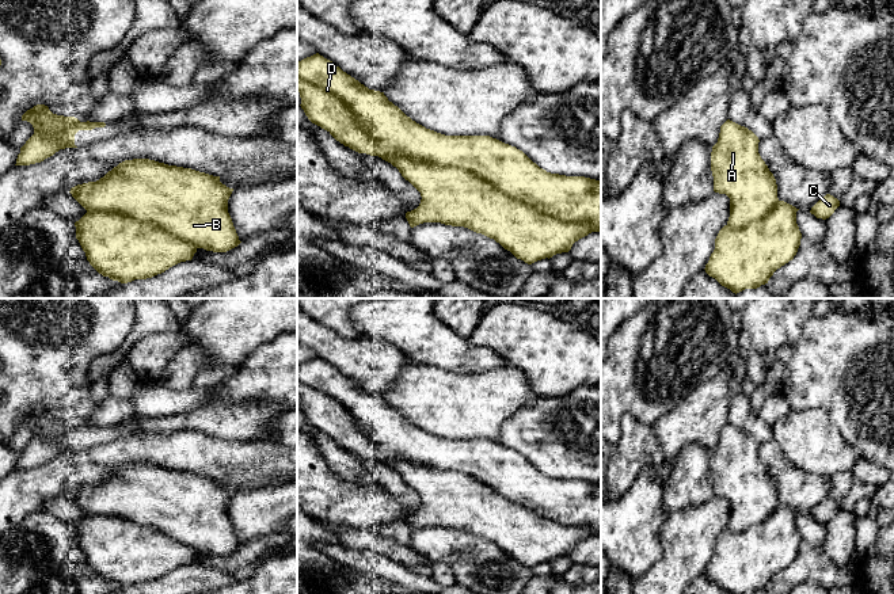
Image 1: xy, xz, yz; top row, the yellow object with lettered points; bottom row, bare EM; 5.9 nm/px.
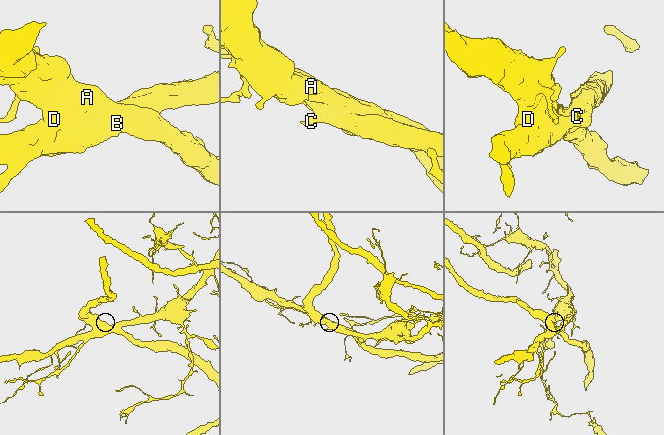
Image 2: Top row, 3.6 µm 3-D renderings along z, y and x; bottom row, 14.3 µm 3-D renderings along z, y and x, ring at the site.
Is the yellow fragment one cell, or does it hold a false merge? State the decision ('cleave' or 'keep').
cleave

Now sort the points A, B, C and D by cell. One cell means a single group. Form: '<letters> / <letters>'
A B D / C

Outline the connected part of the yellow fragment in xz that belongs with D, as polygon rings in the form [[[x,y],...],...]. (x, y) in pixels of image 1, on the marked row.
[[[319,53],[297,62],[297,77],[339,98],[387,151],[418,161],[463,168],[548,216],[583,222],[591,231],[601,232],[600,180],[547,172],[522,151],[490,136],[445,136],[426,129],[389,102],[384,92],[369,90]]]

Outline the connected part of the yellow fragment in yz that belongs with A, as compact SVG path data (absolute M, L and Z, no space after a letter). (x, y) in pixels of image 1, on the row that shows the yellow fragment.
M727 119L712 146L714 191L730 198L731 228L764 218L779 201L776 179L758 153L758 142L752 130Z

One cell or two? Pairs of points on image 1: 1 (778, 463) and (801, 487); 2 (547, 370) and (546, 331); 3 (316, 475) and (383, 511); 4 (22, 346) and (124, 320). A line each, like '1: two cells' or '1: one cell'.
1: one cell
2: one cell
3: one cell
4: one cell

